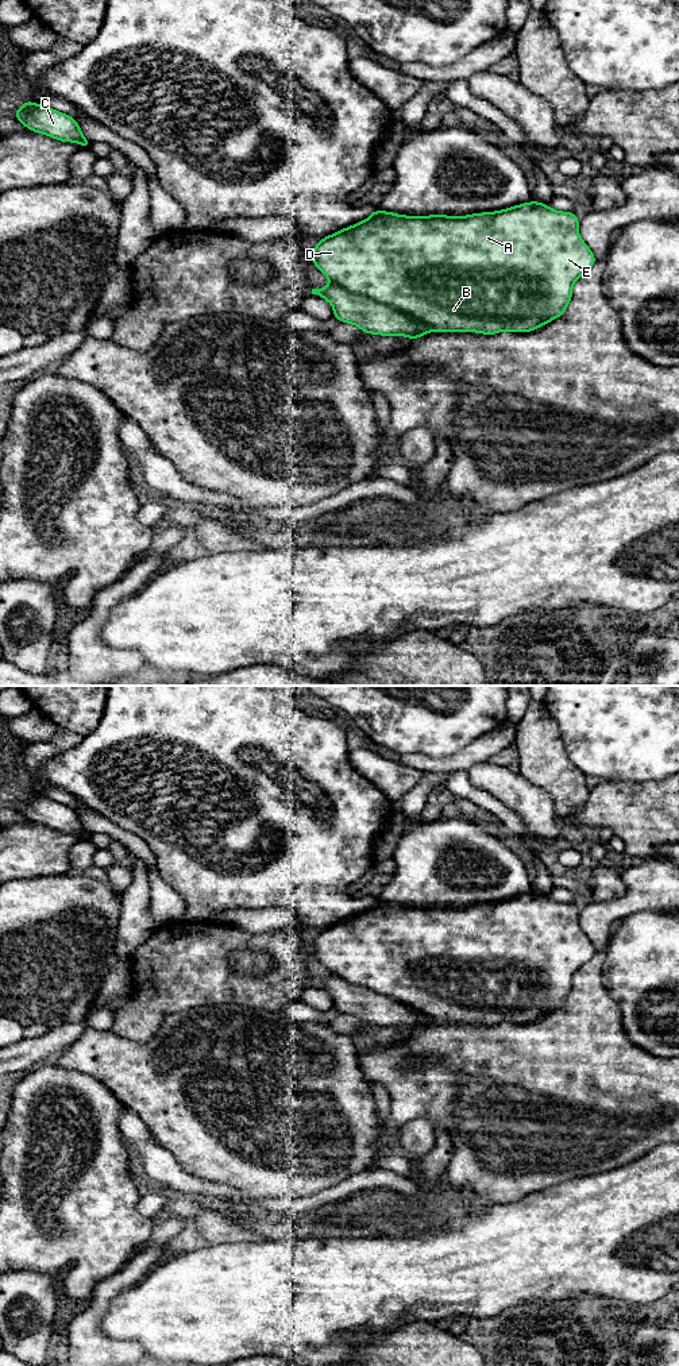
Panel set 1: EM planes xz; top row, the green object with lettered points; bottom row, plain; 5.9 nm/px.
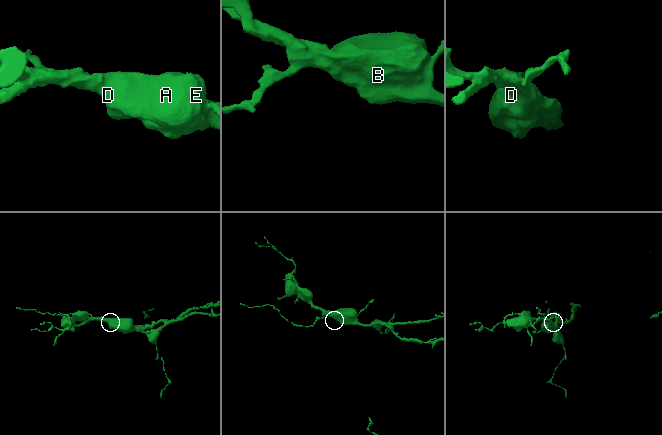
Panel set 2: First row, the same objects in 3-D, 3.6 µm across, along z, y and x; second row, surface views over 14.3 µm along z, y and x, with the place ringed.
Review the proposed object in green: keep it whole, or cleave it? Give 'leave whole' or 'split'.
split

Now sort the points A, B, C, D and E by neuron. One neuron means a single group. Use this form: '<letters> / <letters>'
A B D E / C

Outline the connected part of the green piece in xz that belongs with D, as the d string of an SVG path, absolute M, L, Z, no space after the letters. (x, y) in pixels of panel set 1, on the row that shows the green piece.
M537 201L468 216L404 216L373 211L369 219L321 239L309 258L332 283L389 305L435 331L532 332L563 316L574 282L597 261L578 232L579 221L572 212L559 212Z

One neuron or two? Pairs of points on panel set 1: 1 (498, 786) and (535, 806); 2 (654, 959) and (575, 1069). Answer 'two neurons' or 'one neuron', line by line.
1: one neuron
2: two neurons

